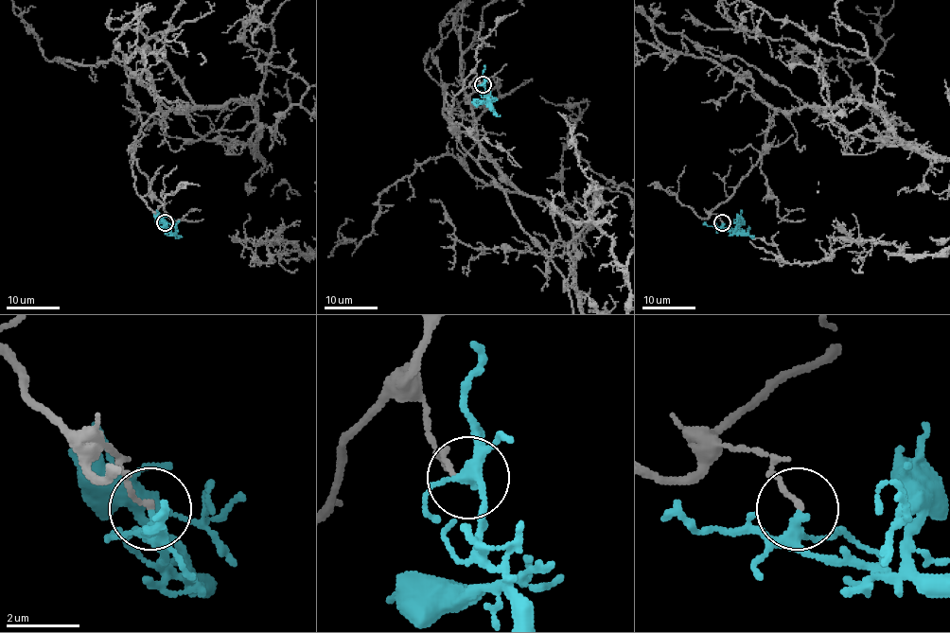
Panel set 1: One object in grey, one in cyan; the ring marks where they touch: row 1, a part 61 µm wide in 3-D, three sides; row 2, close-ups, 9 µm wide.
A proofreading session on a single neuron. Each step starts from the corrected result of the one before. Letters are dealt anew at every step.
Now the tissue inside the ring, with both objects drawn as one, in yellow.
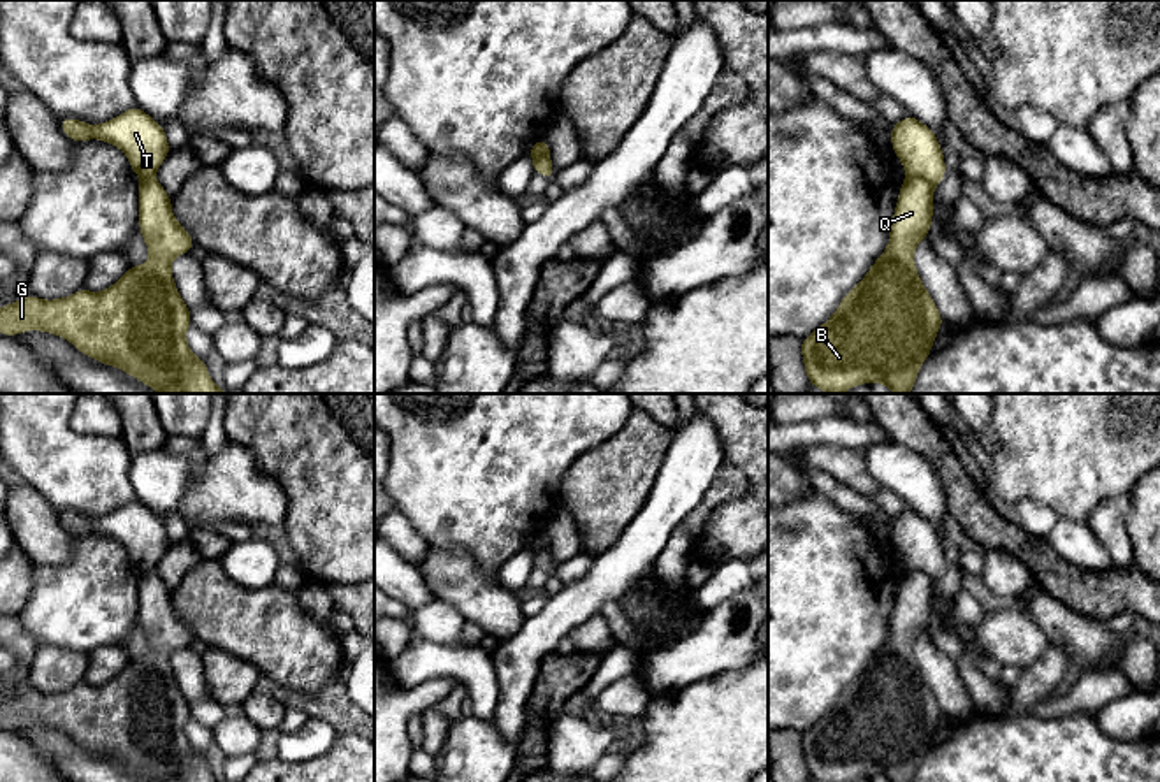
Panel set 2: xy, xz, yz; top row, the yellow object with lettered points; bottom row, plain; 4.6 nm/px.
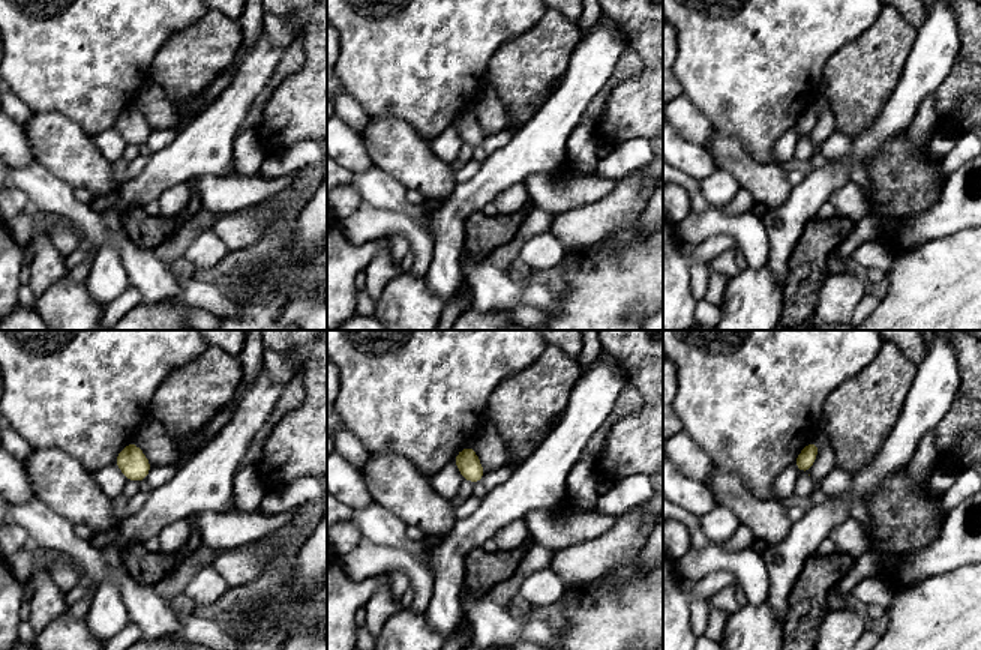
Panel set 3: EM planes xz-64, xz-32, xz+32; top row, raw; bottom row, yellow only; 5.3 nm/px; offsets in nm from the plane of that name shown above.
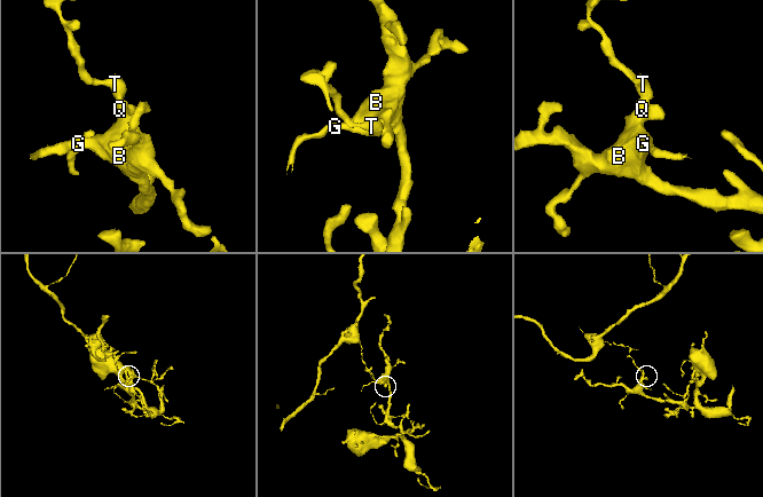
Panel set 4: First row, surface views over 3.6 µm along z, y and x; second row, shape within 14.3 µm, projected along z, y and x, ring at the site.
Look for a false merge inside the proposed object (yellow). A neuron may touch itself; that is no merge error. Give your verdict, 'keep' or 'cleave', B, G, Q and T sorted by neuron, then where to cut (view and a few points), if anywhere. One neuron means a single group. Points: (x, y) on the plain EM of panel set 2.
cleave; groups B G Q / T; cut xz (538, 535), (535, 547), (549, 549)

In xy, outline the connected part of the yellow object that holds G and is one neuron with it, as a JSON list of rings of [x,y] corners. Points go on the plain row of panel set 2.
[[[153,571],[141,573],[139,624],[149,654],[130,659],[109,682],[44,694],[21,691],[0,701],[0,728],[42,724],[62,729],[81,747],[120,761],[151,782],[220,782],[206,754],[192,747],[185,729],[192,719],[170,655],[195,640],[172,608],[167,583]]]

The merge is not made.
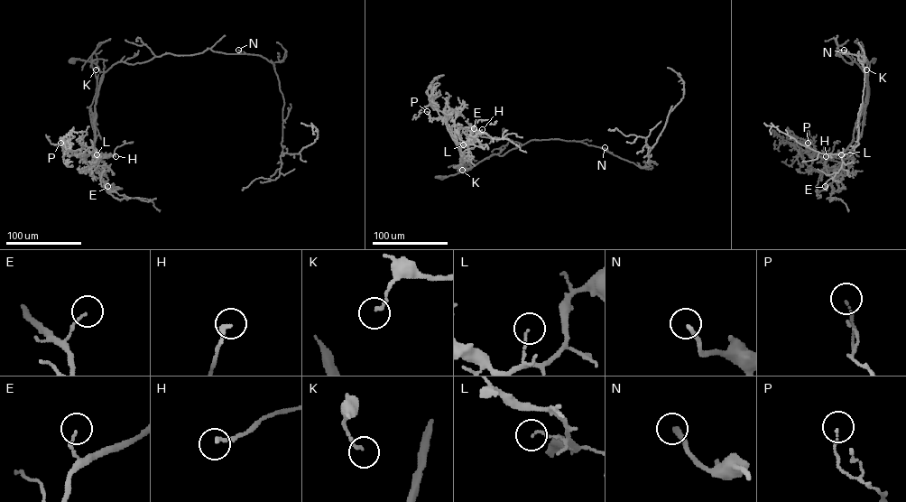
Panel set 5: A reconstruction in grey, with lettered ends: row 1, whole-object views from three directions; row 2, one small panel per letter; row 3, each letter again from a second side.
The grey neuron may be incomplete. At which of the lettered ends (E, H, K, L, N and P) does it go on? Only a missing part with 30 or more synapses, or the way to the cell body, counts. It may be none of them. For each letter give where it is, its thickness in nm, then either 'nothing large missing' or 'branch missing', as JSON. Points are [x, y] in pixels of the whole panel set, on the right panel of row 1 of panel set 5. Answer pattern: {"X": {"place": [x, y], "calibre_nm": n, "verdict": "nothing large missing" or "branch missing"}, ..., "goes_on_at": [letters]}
{"E": {"place": [825, 186], "calibre_nm": 90, "verdict": "nothing large missing"}, "H": {"place": [826, 156], "calibre_nm": 180, "verdict": "nothing large missing"}, "K": {"place": [866, 69], "calibre_nm": 140, "verdict": "nothing large missing"}, "L": {"place": [841, 154], "calibre_nm": 100, "verdict": "nothing large missing"}, "N": {"place": [844, 50], "calibre_nm": 220, "verdict": "branch missing"}, "P": {"place": [808, 143], "calibre_nm": 90, "verdict": "nothing large missing"}, "goes_on_at": ["N"]}

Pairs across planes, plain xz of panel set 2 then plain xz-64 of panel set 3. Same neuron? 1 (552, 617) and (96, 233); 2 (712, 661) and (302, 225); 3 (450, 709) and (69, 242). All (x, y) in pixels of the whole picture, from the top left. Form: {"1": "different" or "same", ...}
{"1": "different", "2": "different", "3": "same"}

